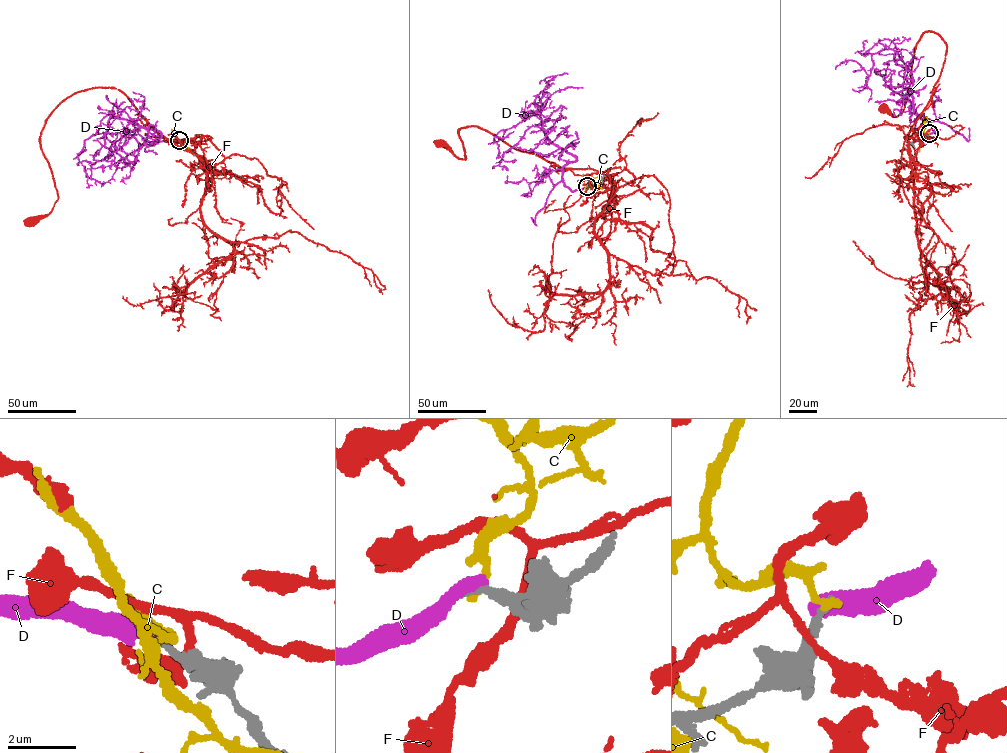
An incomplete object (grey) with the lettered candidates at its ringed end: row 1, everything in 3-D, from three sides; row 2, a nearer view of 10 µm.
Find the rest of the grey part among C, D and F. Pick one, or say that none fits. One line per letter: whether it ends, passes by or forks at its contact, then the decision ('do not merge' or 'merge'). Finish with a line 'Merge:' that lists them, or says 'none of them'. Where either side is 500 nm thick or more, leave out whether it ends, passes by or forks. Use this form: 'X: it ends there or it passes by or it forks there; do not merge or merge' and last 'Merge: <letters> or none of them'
C: it ends there; do not merge
D: it ends there; do not merge
F: it passes by; do not merge
Merge: none of them

